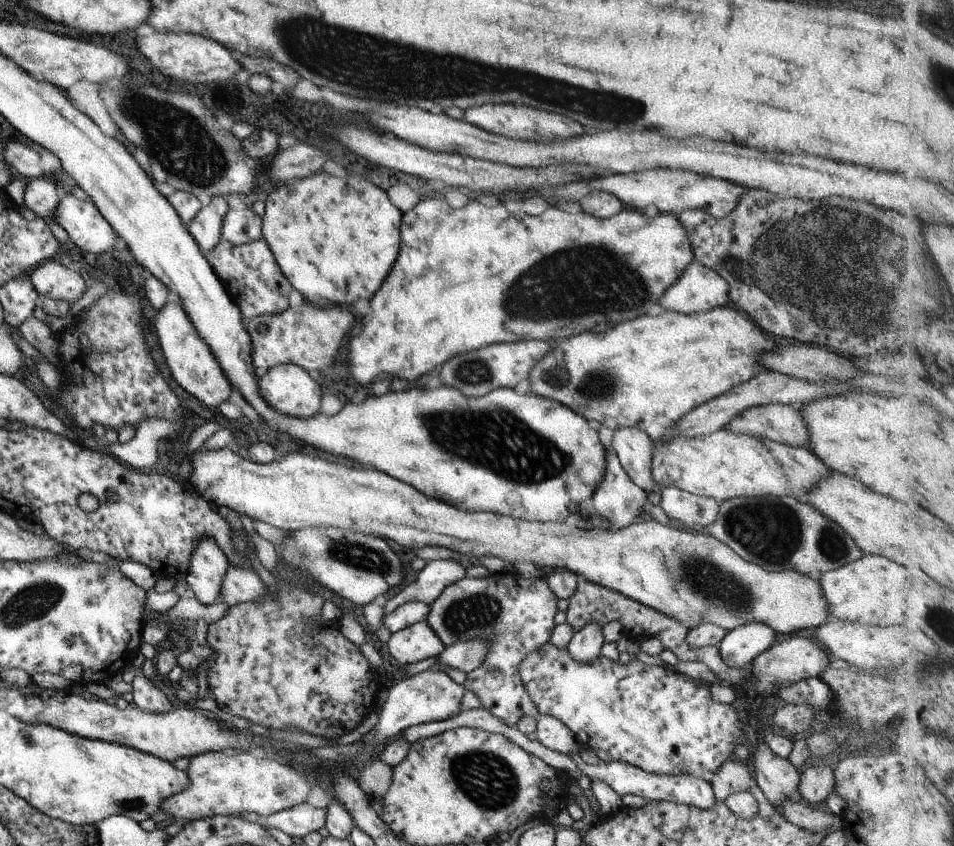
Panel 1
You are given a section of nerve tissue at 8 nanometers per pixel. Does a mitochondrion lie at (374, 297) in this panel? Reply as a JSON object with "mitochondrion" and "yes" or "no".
{"mitochondrion":"no"}

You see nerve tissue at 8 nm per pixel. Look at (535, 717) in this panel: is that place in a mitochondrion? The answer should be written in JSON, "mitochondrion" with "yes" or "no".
{"mitochondrion":"no"}

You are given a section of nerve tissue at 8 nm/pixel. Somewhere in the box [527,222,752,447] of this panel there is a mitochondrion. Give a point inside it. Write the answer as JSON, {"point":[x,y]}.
{"point":[601,383]}

